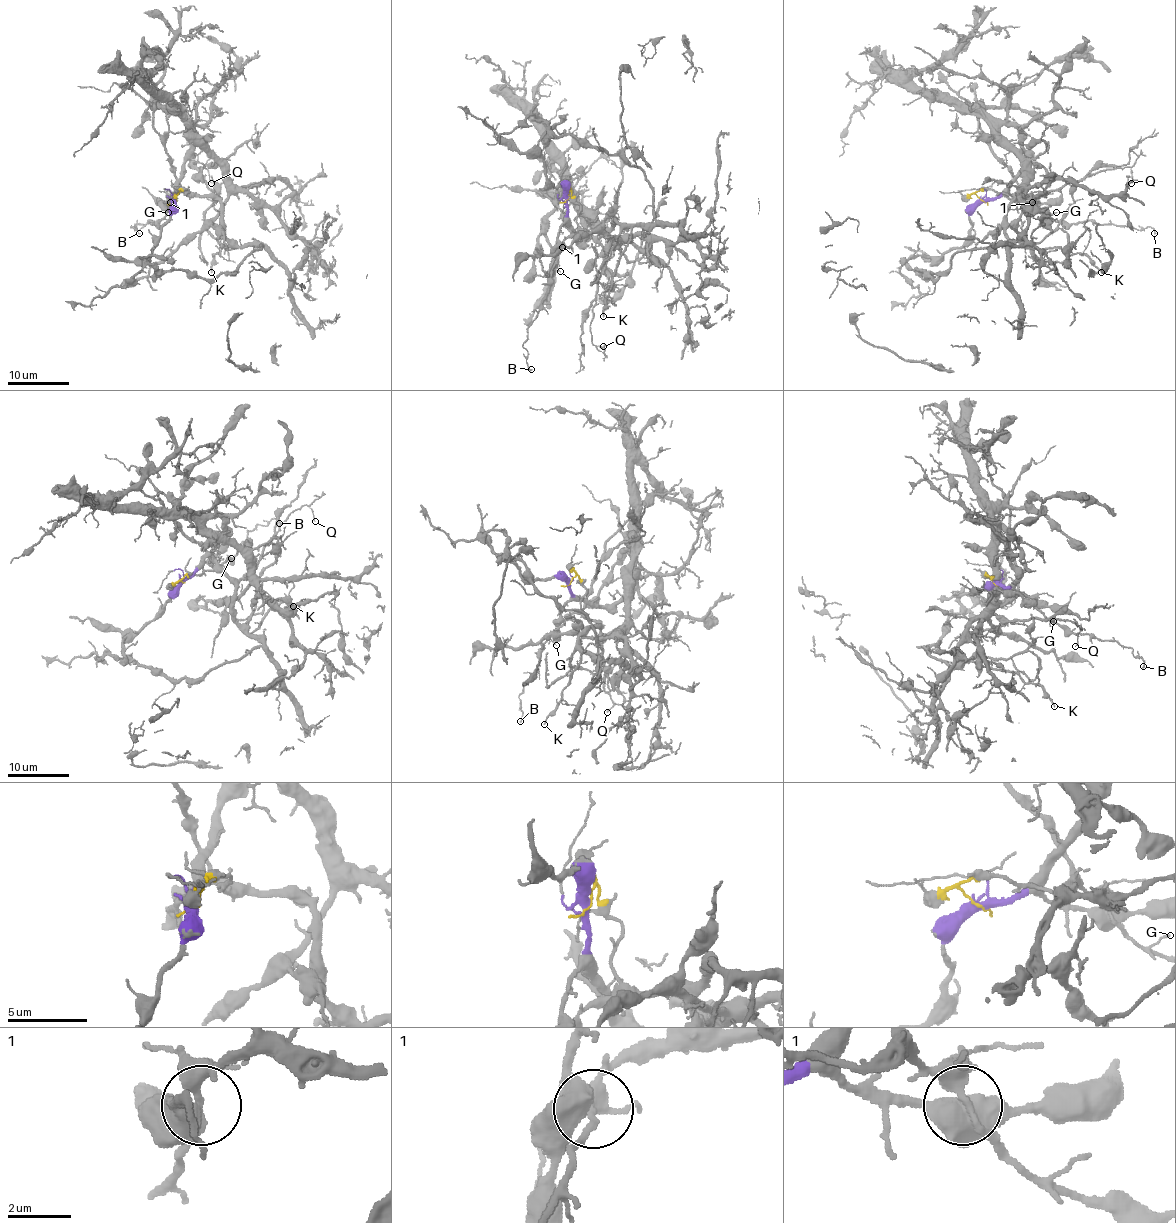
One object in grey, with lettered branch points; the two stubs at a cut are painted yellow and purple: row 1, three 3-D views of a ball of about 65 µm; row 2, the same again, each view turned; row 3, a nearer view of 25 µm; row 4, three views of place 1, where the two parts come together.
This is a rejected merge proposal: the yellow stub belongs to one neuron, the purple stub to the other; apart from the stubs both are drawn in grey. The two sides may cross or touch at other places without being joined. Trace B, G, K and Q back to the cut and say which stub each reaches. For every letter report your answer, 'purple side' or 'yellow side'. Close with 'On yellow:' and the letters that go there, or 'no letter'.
B: yellow side
G: yellow side
K: yellow side
Q: yellow side
On yellow: B, G, K, Q

